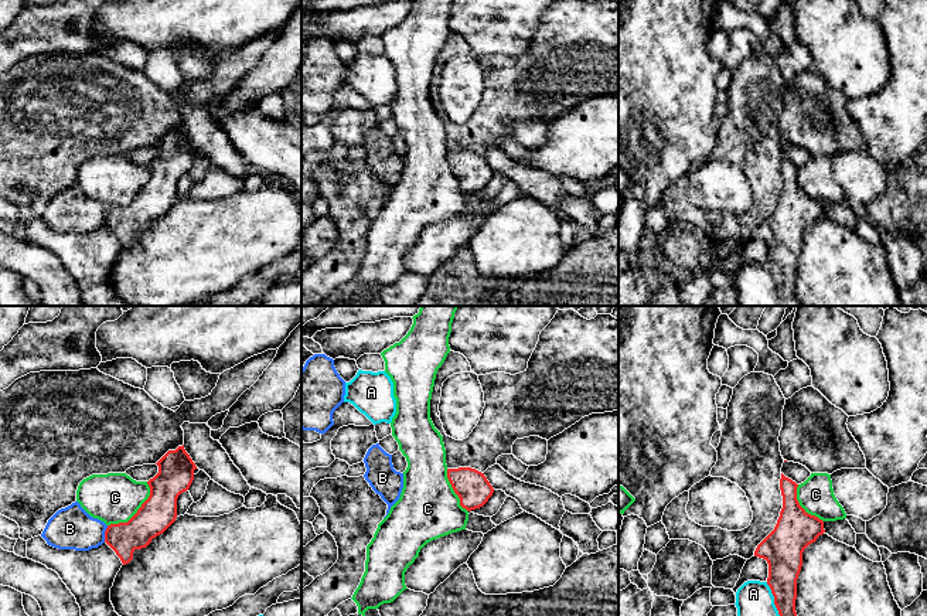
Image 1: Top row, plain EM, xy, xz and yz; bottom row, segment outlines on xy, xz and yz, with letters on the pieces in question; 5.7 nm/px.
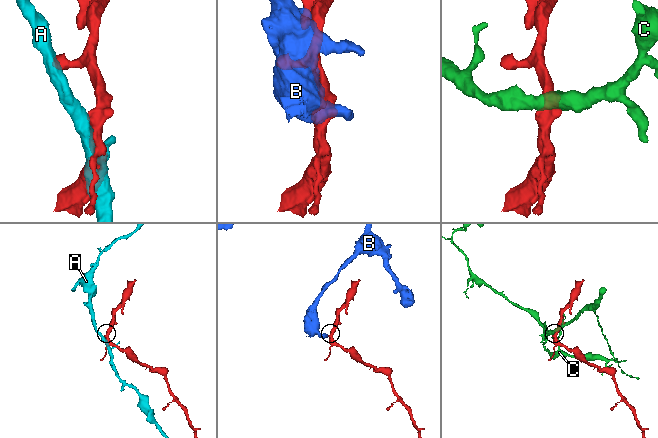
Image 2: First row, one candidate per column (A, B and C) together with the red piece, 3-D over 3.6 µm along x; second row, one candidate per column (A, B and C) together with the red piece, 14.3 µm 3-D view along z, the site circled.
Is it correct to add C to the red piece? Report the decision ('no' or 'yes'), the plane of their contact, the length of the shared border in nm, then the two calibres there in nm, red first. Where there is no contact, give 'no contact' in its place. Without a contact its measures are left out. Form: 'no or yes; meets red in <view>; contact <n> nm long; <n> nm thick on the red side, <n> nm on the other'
no; meets red in xy; contact 340 nm long; 200 nm thick on the red side, 280 nm on the other

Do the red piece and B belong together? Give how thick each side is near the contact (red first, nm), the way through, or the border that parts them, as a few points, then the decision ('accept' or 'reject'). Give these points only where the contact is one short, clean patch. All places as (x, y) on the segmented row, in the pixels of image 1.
180 nm thick on the red side, 240 nm on the other; border along xy (108, 526), (104, 541); reject

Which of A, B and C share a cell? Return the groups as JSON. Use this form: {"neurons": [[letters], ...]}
{"neurons": [["A"], ["B"], ["C"]]}

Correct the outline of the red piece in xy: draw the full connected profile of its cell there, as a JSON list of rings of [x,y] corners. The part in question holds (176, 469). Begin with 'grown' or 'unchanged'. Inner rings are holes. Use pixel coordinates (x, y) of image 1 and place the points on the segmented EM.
unchanged | [[[184,445],[175,450],[168,450],[156,464],[159,473],[147,481],[150,487],[149,498],[127,523],[110,524],[105,531],[105,542],[116,552],[123,565],[133,559],[136,549],[146,548],[153,538],[163,534],[175,521],[177,498],[190,489],[197,469]]]

